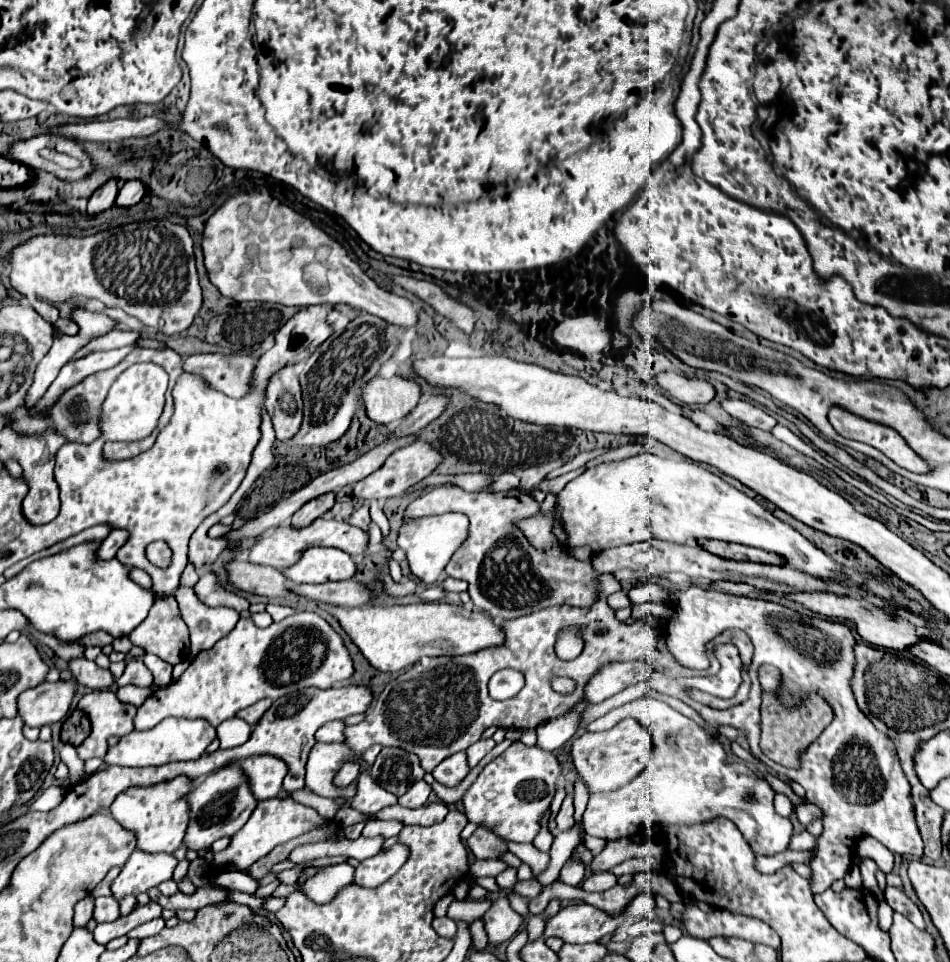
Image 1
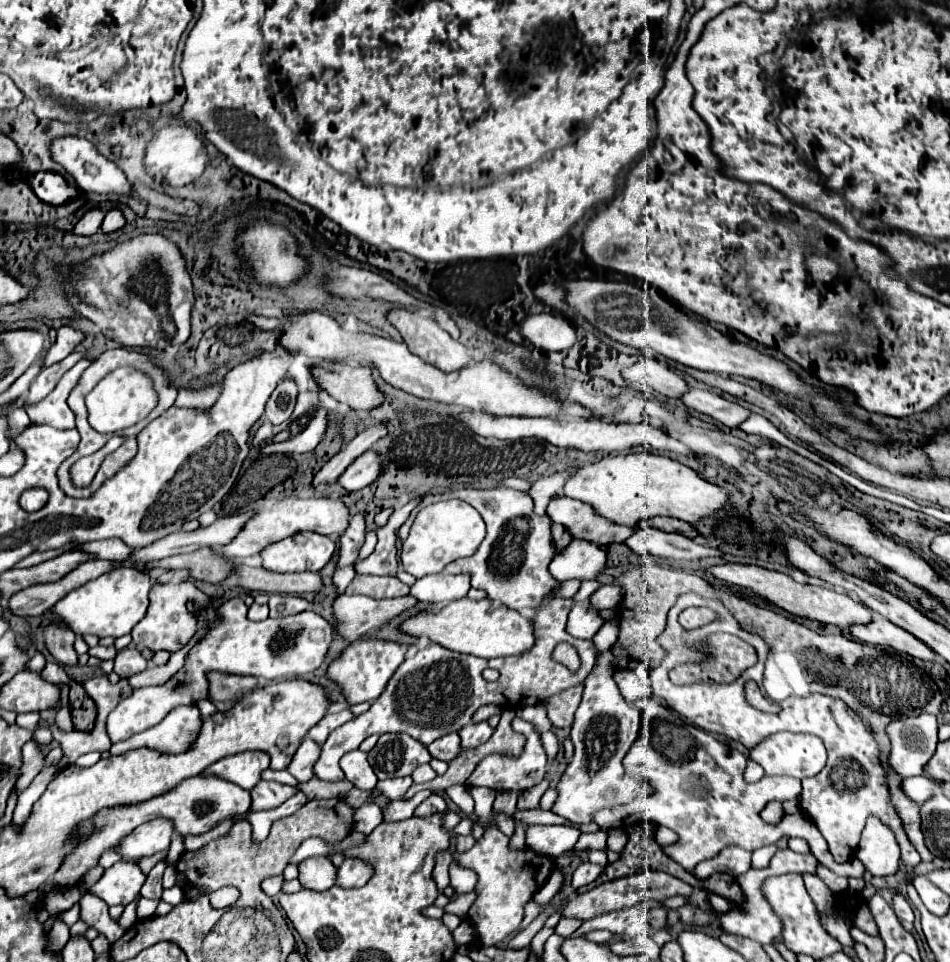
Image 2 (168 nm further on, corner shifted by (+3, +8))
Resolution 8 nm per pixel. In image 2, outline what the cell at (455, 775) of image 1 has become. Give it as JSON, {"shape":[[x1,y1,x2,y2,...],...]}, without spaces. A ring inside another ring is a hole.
{"shape":[[449,733,449,735,443,735,443,737,435,739,427,749,429,749,429,753,433,753,435,759,453,761,457,757,457,753,459,753,459,747,461,747,459,735,457,733]]}

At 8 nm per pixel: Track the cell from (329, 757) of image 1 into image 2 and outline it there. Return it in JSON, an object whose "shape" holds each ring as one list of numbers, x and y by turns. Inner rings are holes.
{"shape":[[303,737,299,749,295,751,291,763,289,763,289,773,297,781,309,781,313,777,313,761,317,761,317,753,321,753,321,745,315,741,309,741,309,737]]}

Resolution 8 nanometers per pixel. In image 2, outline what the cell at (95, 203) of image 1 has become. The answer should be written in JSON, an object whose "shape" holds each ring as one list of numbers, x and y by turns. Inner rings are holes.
{"shape":[[93,209,93,211,85,213,83,219,75,225,73,233,75,233,75,235,83,235,83,237,91,237,91,235,95,235,95,233,99,231,99,227,101,227,103,217,105,217,105,213,103,213,101,209]]}

